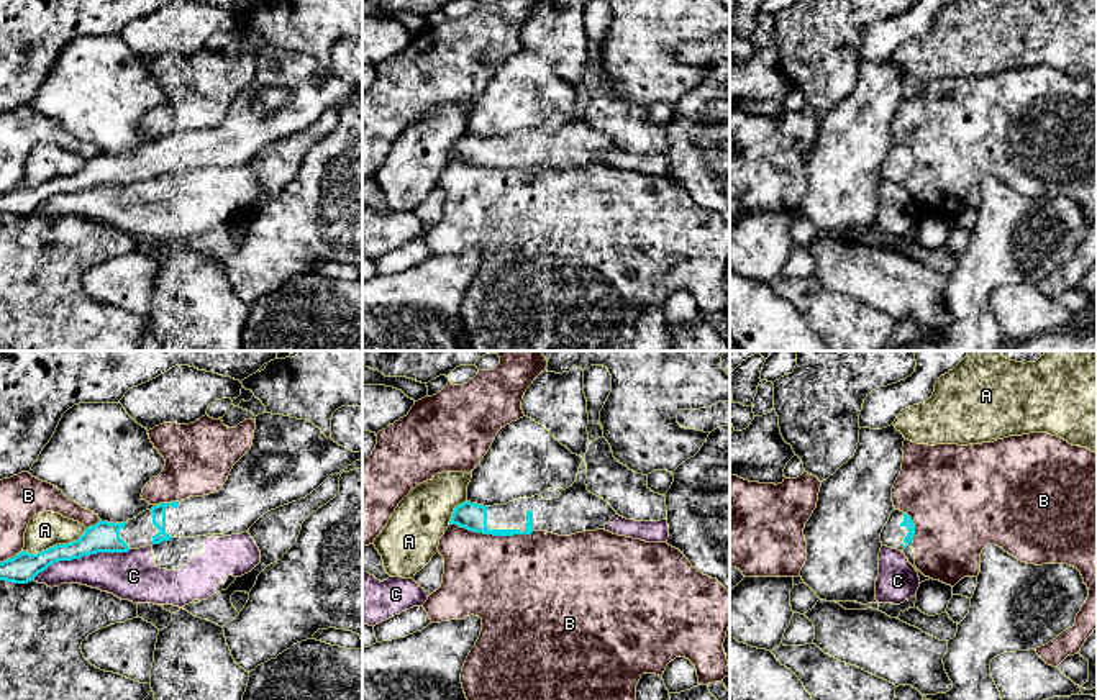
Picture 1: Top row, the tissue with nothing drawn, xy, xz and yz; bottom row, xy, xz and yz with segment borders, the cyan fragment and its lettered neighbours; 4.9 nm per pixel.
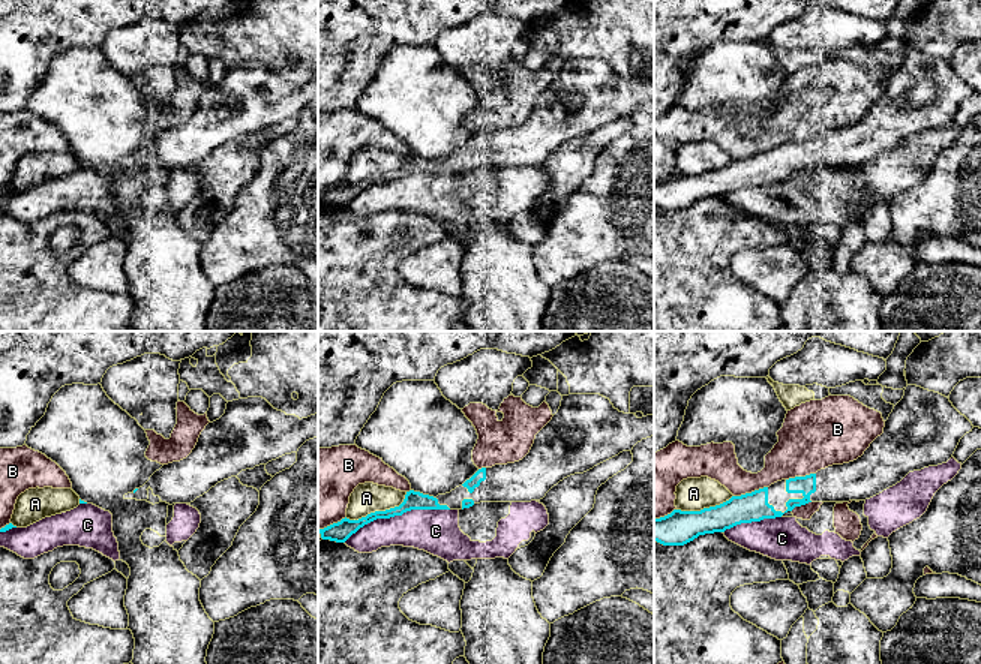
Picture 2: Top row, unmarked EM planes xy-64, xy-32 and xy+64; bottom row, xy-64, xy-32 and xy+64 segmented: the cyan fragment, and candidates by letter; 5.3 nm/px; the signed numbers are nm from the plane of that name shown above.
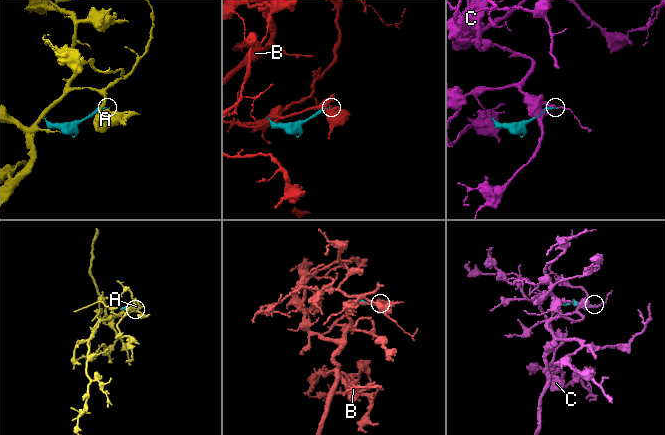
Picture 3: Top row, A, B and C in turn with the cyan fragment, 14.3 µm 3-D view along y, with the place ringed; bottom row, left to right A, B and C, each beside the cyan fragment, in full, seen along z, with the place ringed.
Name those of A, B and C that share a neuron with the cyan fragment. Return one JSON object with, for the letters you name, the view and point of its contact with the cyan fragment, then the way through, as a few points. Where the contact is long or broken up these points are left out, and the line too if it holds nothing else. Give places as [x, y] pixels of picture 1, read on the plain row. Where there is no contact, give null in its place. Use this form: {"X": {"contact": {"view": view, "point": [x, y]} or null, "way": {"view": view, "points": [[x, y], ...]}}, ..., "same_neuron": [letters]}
{"same_neuron": []}

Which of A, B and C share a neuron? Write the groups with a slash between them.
A / B / C

